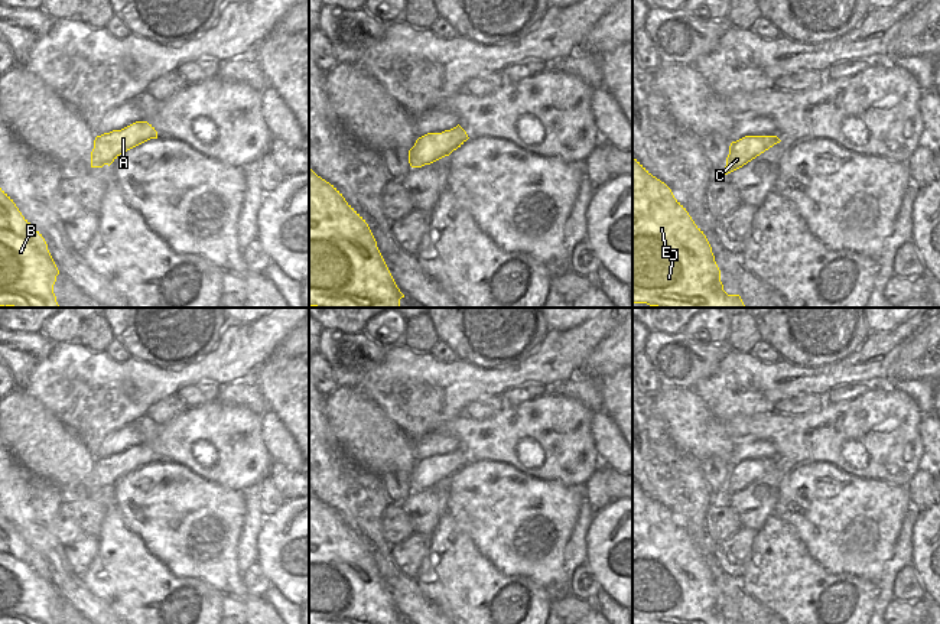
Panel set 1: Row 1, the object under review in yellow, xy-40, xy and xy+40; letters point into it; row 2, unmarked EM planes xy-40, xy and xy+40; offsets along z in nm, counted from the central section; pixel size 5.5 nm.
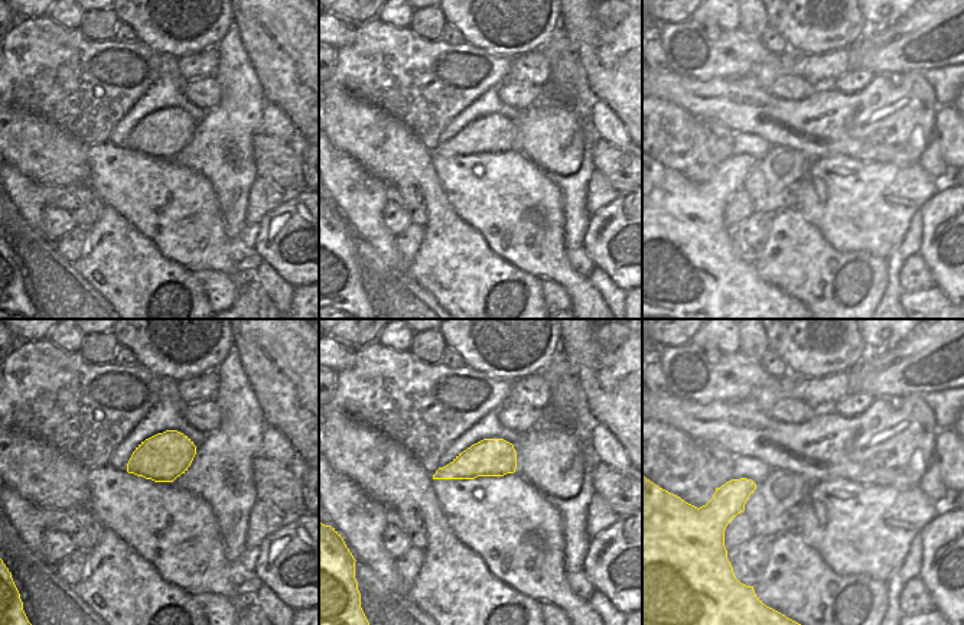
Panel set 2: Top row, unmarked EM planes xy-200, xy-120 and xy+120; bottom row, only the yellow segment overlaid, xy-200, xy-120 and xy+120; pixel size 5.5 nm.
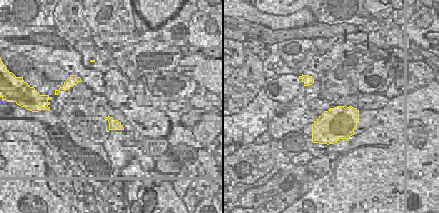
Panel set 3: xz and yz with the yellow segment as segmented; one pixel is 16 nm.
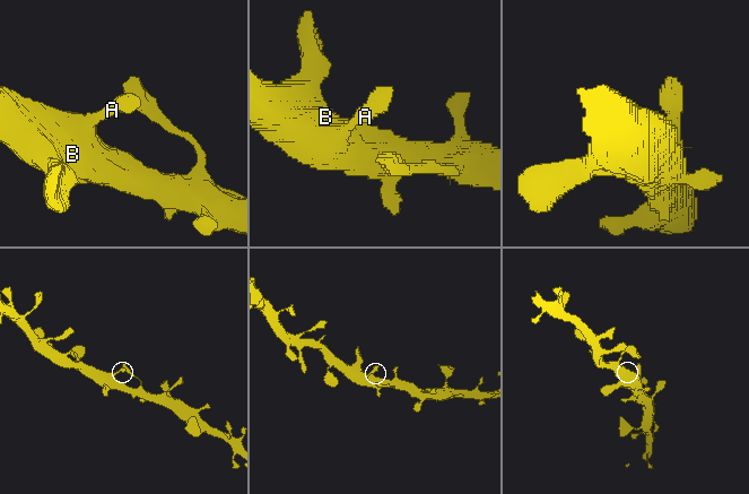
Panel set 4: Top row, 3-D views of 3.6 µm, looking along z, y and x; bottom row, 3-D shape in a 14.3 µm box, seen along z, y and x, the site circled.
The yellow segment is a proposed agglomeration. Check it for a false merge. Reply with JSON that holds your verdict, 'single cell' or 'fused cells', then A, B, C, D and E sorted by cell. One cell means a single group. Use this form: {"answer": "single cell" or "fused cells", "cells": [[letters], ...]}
{"answer": "single cell", "cells": [["A", "B", "C", "D", "E"]]}

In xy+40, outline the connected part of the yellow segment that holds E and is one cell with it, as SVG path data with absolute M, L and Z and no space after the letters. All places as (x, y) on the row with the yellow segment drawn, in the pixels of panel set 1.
M632 156L632 303L657 308L745 308L739 295L728 295L721 270L703 231L695 224L671 189Z

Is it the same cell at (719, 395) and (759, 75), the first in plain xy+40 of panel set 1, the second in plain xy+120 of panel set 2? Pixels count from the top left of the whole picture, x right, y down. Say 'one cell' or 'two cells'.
one cell

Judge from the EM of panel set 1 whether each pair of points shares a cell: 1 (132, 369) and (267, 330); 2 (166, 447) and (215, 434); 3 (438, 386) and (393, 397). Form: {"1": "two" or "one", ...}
{"1": "one", "2": "one", "3": "one"}

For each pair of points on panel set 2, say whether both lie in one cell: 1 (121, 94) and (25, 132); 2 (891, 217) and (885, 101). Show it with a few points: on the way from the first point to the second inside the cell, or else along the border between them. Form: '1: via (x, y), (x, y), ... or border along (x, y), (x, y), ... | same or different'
1: border along (19, 108), (46, 117), (80, 140) | different
2: border along (855, 158), (859, 160), (917, 165) | different

